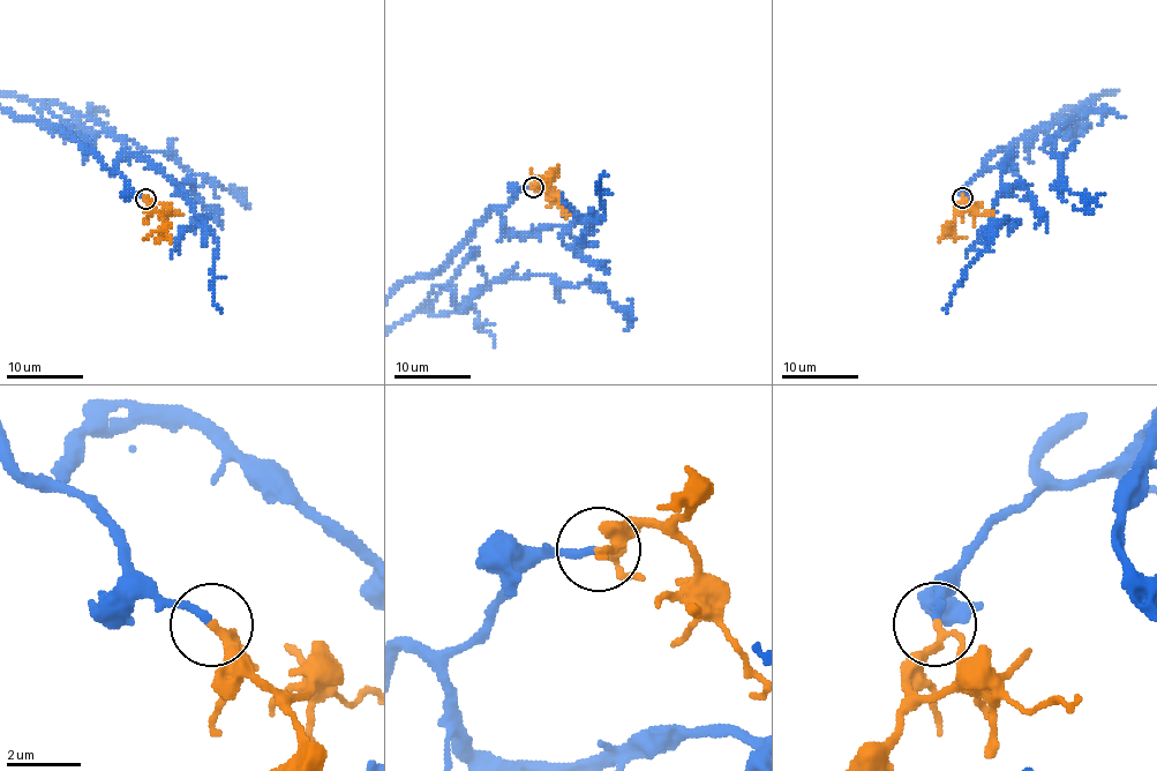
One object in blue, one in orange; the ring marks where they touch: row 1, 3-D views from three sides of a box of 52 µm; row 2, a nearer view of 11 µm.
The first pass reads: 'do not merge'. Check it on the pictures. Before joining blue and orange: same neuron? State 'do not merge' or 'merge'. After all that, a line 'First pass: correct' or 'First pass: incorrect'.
merge
First pass: incorrect

